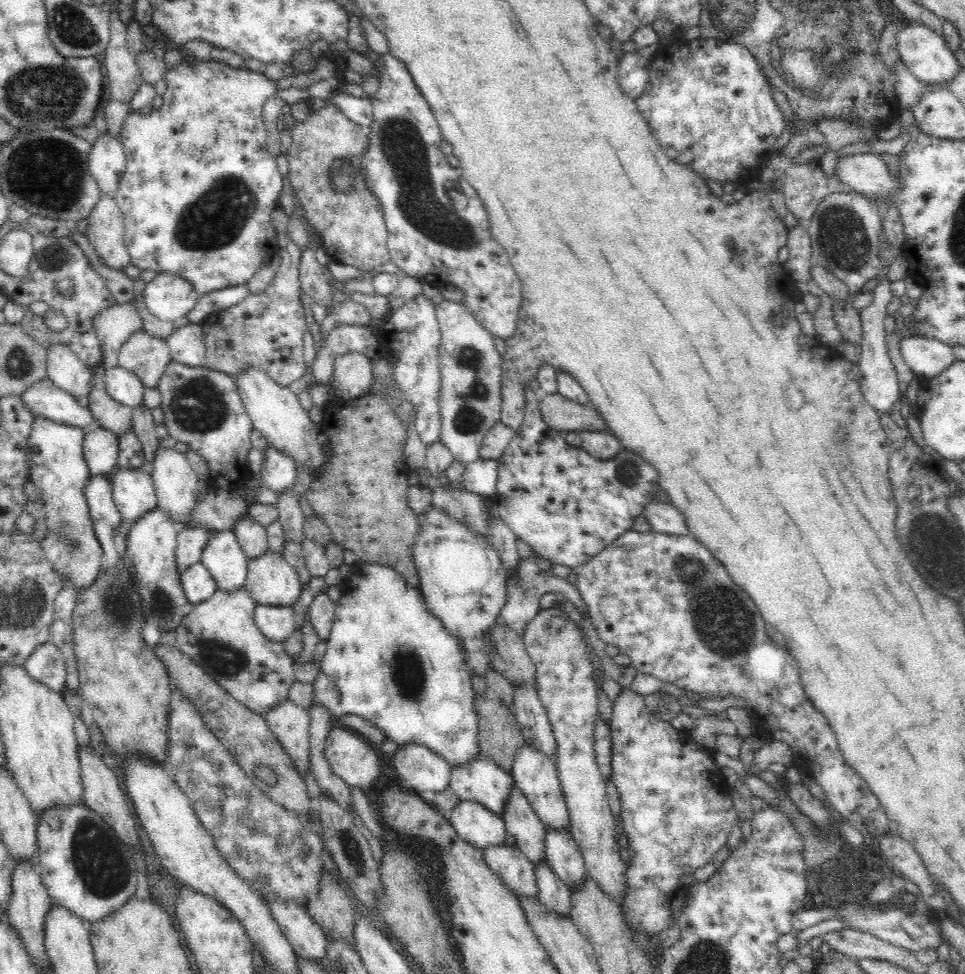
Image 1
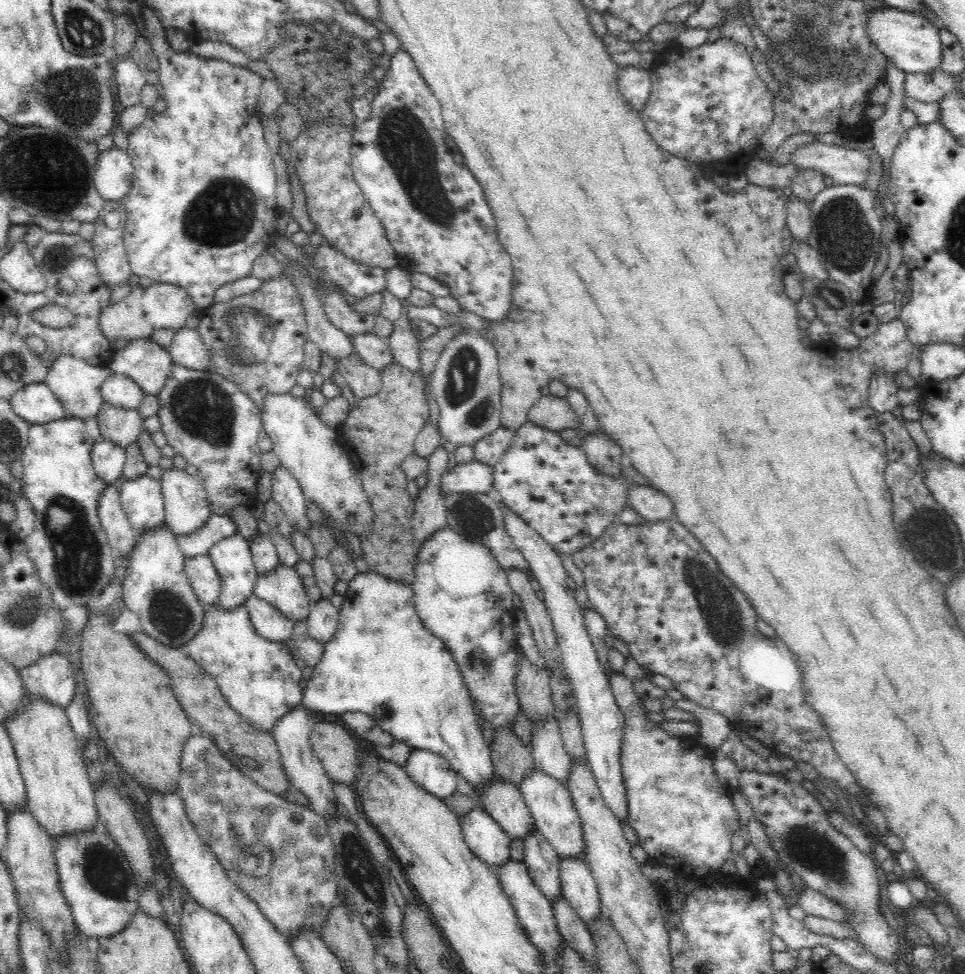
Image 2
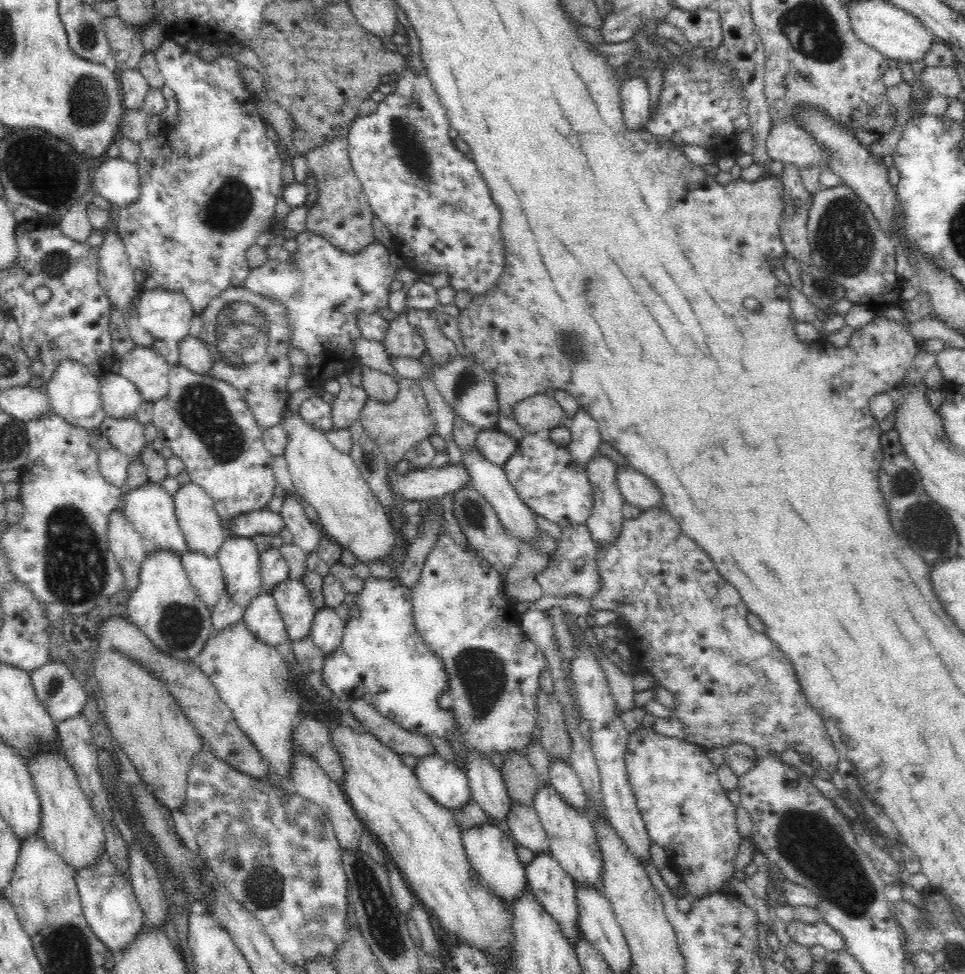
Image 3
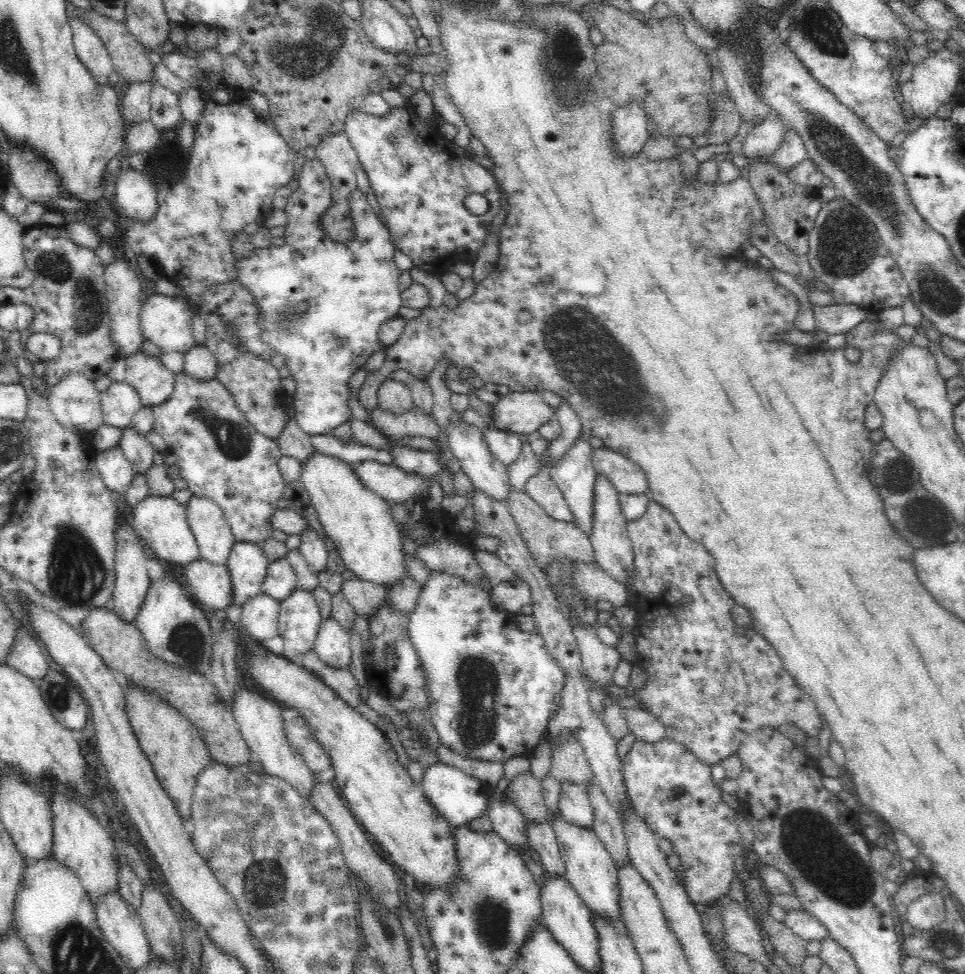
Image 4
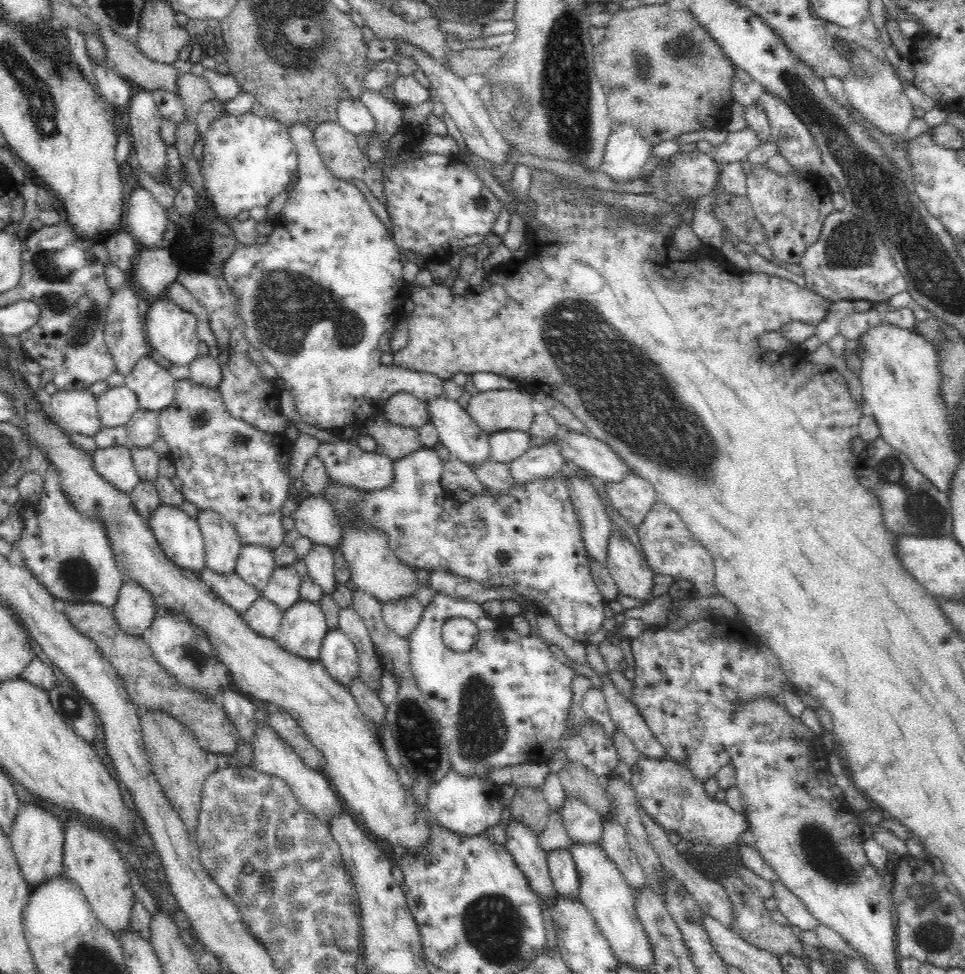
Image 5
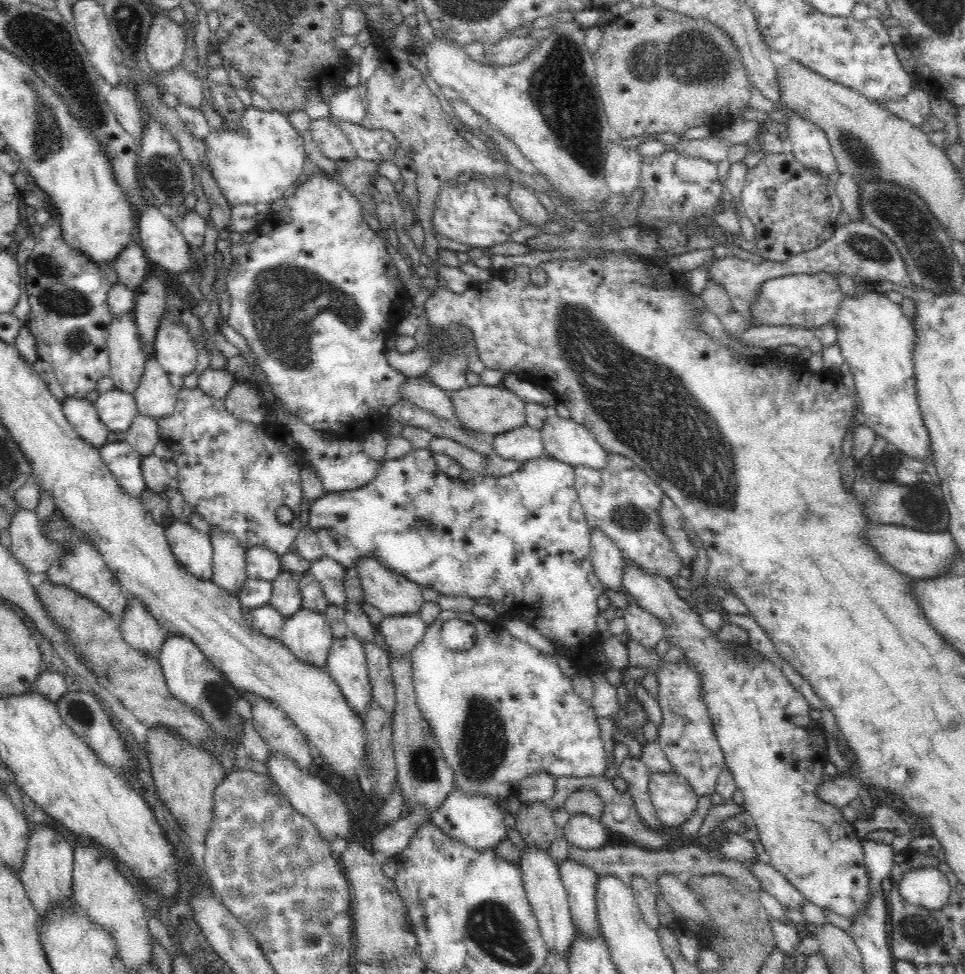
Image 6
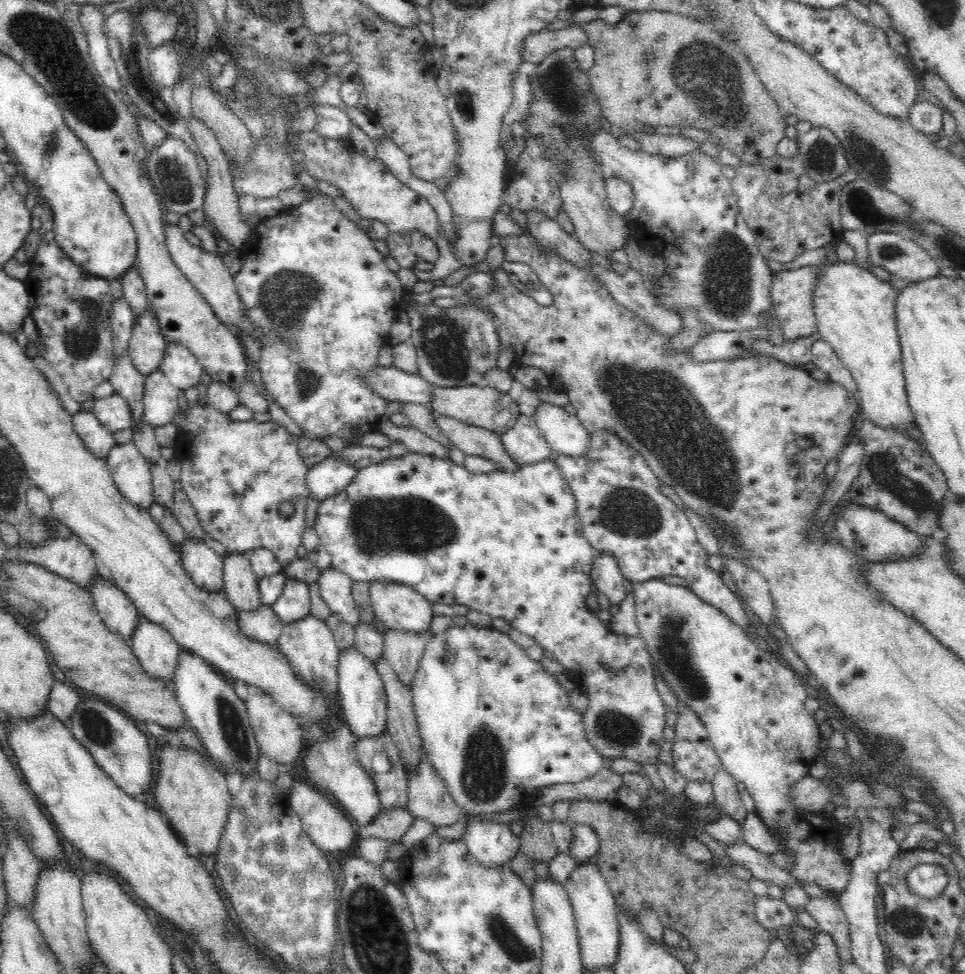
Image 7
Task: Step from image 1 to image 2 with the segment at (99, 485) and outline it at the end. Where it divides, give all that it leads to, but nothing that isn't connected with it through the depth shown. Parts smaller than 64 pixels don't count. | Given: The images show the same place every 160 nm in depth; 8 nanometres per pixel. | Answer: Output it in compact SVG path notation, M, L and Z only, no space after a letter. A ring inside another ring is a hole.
M106 484L106 486L102 488L102 494L100 494L100 498L98 498L96 512L98 513L99 521L114 553L128 559L130 551L134 549L136 535L135 532L130 529L130 521L128 521L128 517L126 517L126 513L122 508L122 503L119 501L117 484Z

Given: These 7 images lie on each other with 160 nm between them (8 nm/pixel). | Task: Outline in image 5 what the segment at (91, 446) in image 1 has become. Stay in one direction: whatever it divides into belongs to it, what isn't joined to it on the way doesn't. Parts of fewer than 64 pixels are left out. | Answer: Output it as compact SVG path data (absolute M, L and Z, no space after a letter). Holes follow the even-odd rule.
M129 446L97 448L93 453L96 473L116 489L129 493L141 482L133 466Z

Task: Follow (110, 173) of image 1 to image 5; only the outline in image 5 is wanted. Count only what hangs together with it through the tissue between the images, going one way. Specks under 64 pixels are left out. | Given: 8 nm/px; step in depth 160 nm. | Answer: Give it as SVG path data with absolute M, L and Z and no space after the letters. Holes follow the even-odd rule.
M136 187L130 191L128 198L128 214L124 218L124 228L136 238L136 241L143 246L160 247L164 230L166 230L166 209L162 207L154 195L144 187Z

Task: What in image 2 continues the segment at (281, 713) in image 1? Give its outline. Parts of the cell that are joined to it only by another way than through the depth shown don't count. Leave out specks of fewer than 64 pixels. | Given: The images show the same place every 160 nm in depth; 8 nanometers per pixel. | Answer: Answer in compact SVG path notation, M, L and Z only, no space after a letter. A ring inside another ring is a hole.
M302 704L294 706L292 710L288 710L284 716L280 716L276 720L270 733L277 742L282 766L289 782L306 795L312 804L311 809L322 816L337 814L338 801L336 801L336 795L332 791L331 778L326 774L321 760L316 756L310 744L311 728L308 724L308 710Z

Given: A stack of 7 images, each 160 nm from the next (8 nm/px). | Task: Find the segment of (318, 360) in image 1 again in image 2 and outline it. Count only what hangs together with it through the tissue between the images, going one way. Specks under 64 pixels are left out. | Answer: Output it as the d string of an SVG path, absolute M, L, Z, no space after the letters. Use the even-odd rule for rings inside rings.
M373 332L346 335L350 337L350 345L352 345L350 349L354 349L354 354L368 366L380 371L384 366L392 364L392 353L385 338L380 338Z

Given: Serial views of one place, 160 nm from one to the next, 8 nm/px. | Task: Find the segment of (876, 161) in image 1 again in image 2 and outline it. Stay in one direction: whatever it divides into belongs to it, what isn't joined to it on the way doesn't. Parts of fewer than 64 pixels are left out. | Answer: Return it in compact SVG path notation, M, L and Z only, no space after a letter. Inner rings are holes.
M825 143L800 147L791 155L791 162L795 164L798 171L817 170L838 185L864 187L871 171L870 155L867 152Z

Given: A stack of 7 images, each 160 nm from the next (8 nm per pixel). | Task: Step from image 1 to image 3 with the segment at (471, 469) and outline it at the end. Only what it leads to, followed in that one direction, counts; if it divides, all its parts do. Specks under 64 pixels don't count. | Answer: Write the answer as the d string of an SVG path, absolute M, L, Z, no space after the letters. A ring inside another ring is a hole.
M451 462L442 468L427 468L398 475L394 480L393 490L405 501L441 499L464 487L471 486L472 477L462 462Z

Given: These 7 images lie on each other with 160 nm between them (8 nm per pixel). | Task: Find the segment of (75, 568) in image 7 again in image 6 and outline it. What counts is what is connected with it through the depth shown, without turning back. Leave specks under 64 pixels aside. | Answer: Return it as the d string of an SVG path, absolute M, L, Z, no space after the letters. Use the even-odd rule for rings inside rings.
M17 507L11 514L5 533L12 539L9 551L30 573L46 572L48 566L62 556L63 548L56 542L49 544L38 531L35 510Z

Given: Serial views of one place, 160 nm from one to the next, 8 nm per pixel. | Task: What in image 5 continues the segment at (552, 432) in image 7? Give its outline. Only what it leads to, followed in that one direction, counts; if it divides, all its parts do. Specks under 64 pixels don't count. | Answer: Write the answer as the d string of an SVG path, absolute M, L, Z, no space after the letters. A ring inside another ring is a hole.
M568 432L566 435L559 435L562 442L560 442L560 450L564 459L569 464L573 464L576 467L586 471L592 477L603 480L604 483L608 482L622 482L624 478L635 474L622 459L616 454L616 451L612 450L608 444L593 438L591 435L584 436L584 434L578 434L578 432Z

